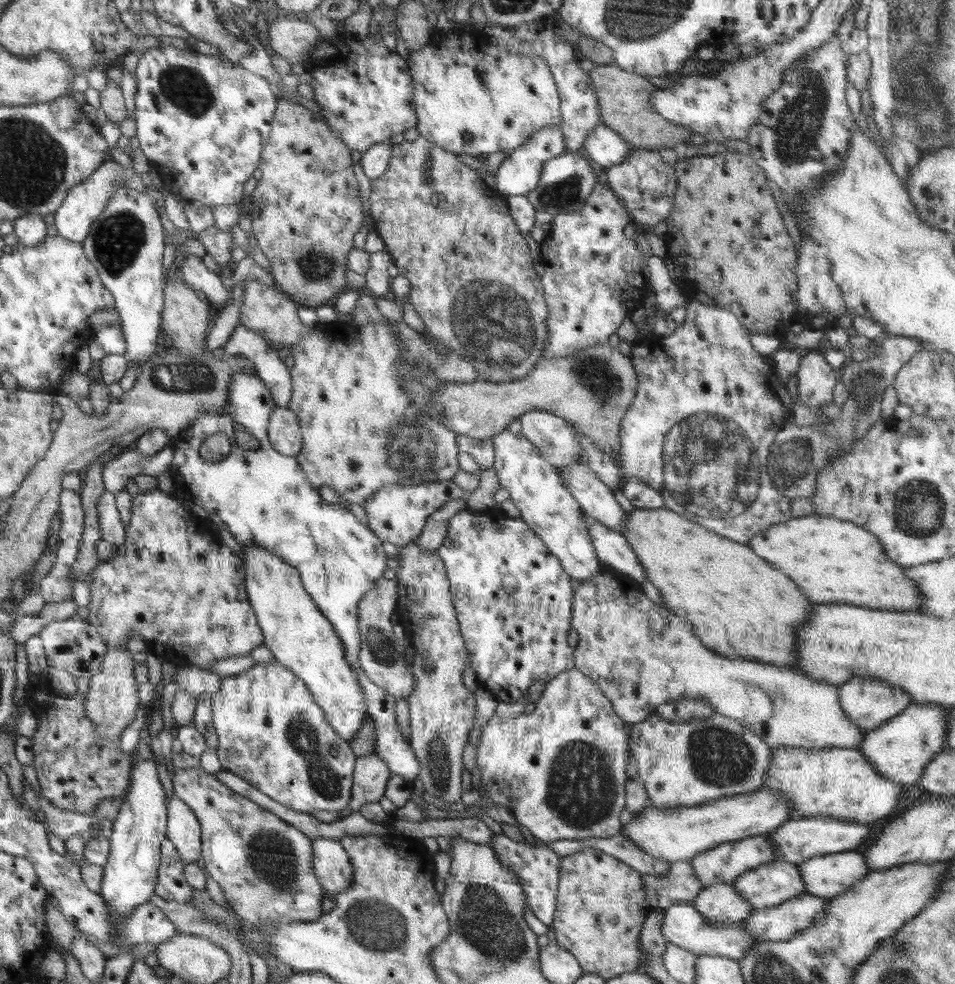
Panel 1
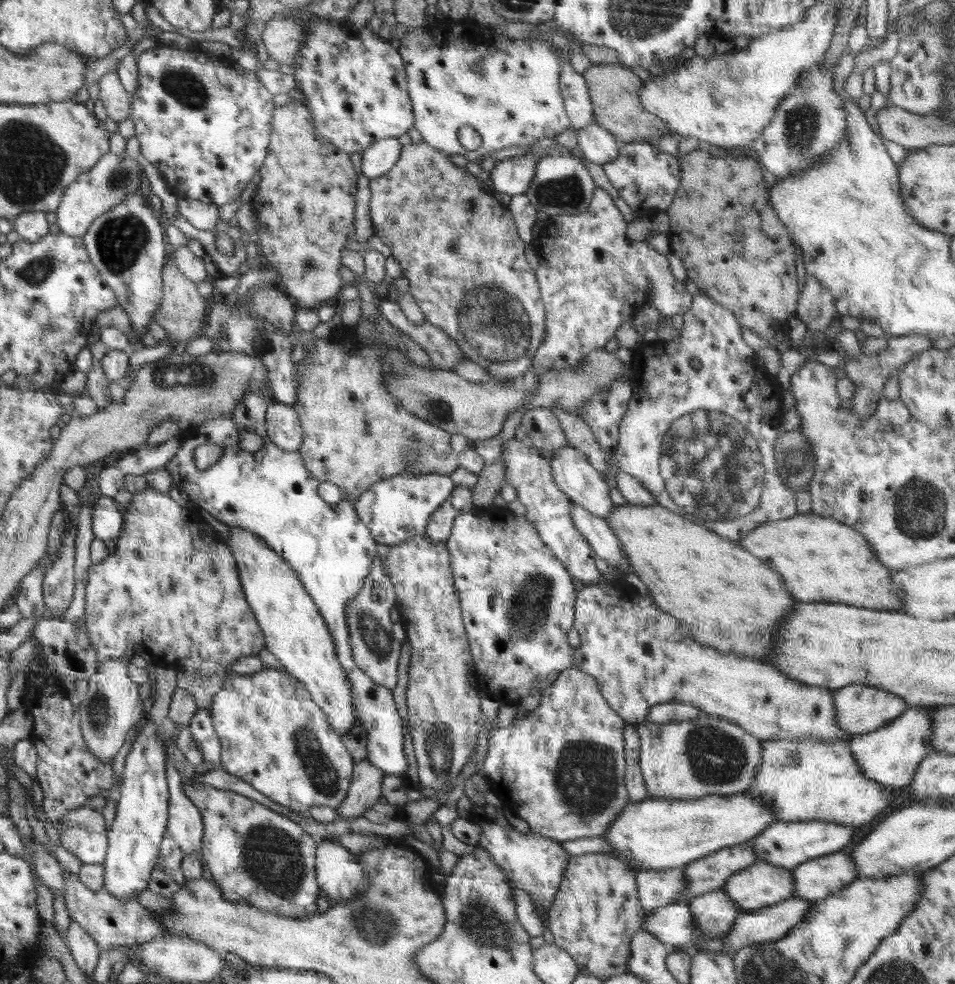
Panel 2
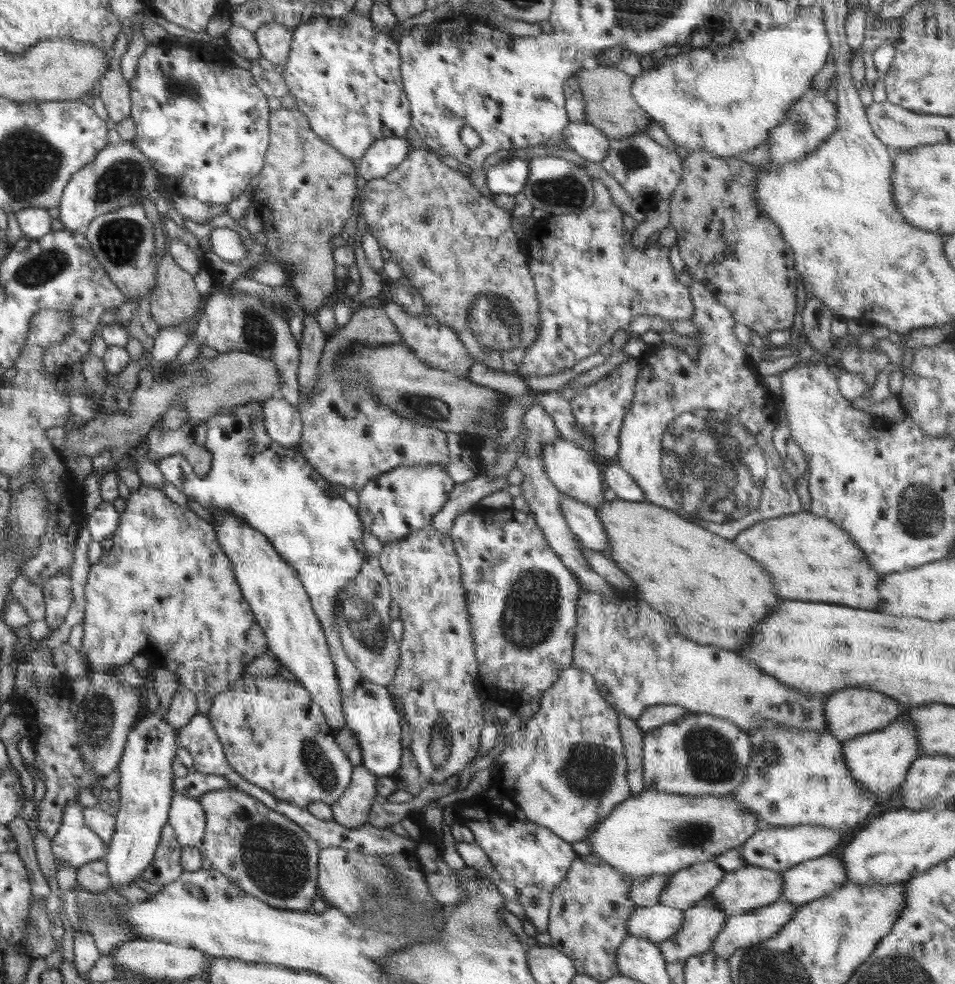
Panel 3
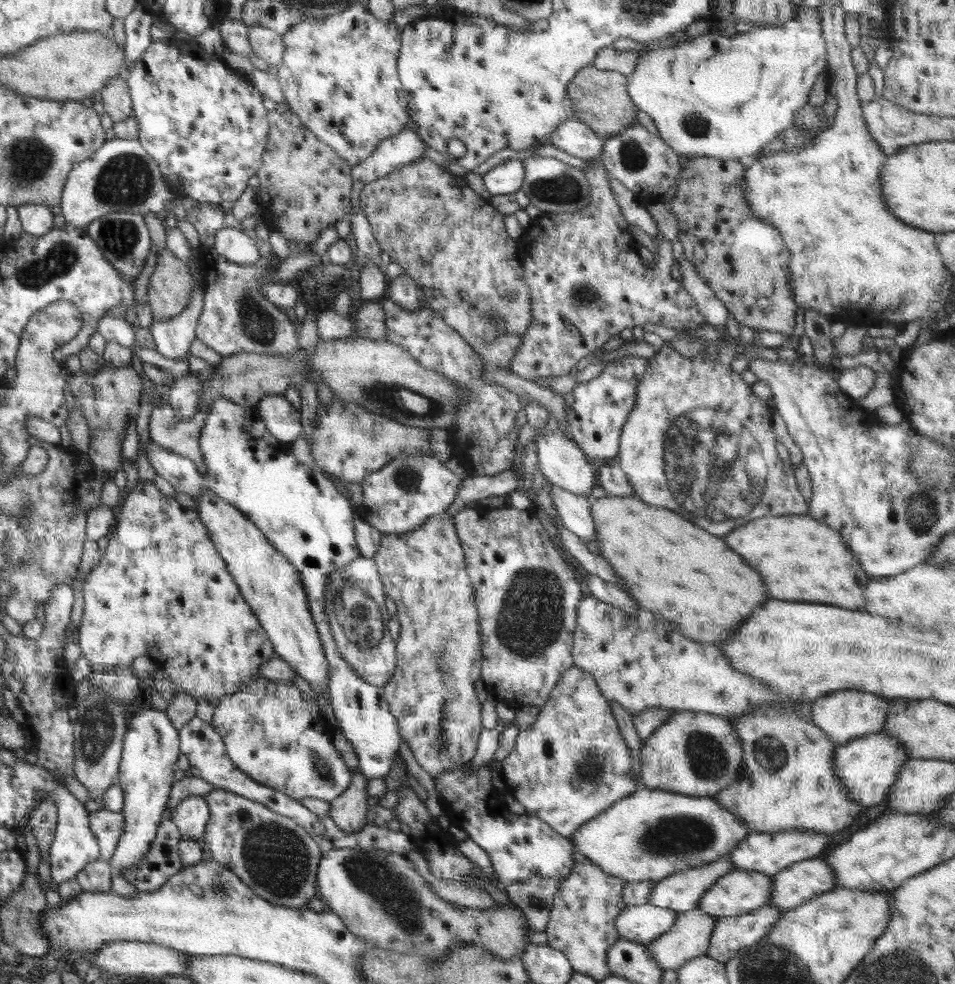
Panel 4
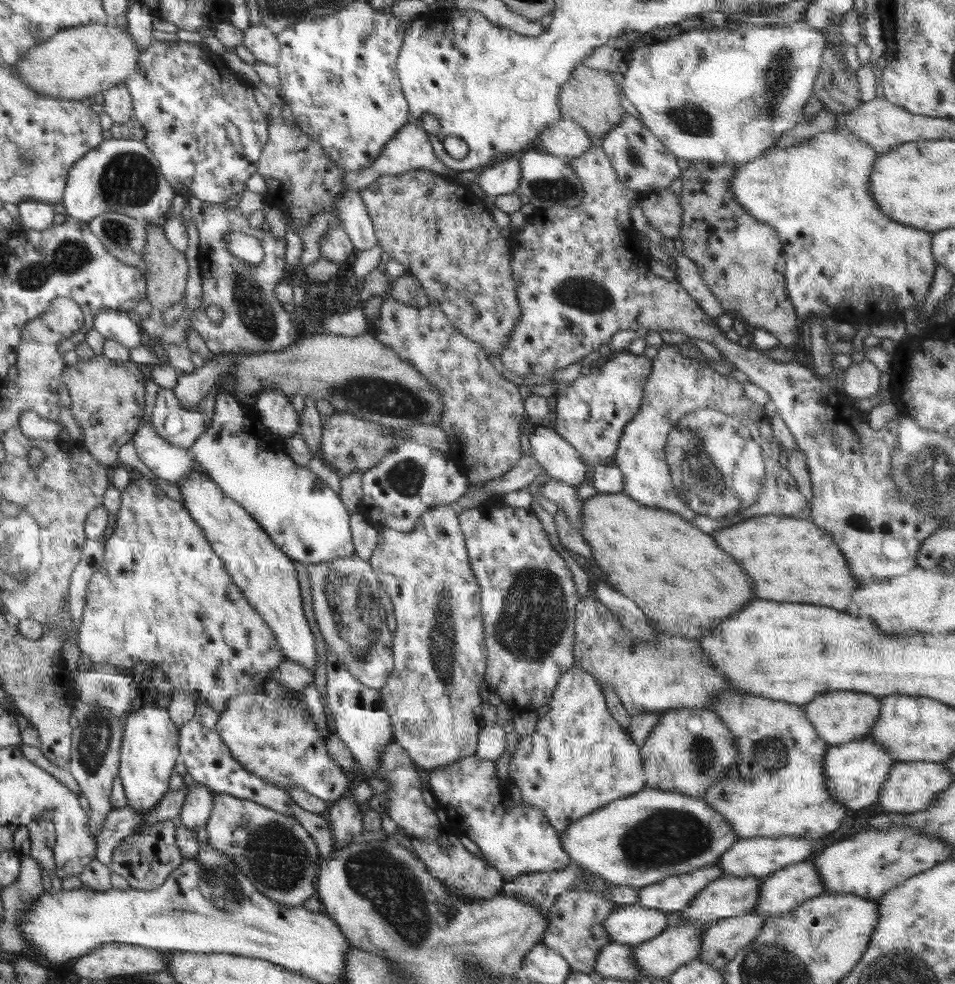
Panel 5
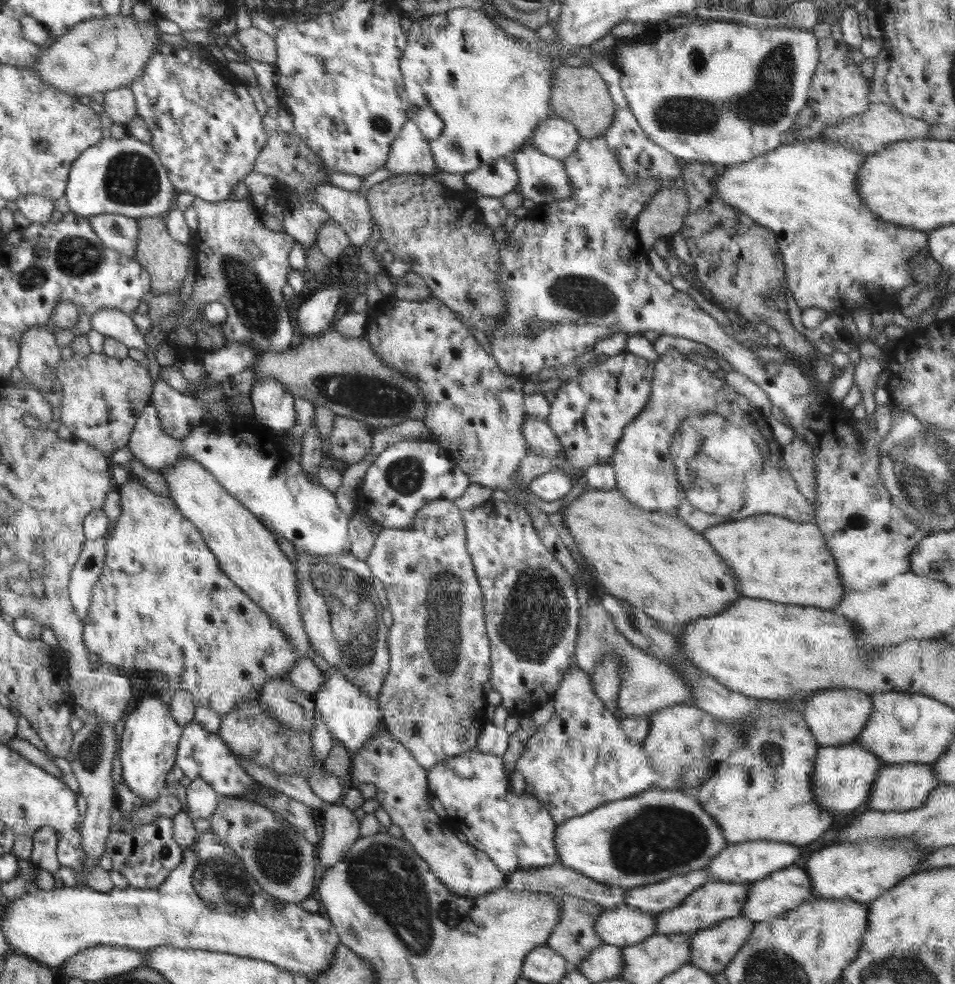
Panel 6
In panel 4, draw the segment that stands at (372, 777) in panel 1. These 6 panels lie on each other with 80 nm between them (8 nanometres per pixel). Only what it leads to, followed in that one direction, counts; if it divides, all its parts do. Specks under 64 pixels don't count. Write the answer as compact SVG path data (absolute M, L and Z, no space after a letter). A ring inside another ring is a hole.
M361 771L352 772L353 778L348 790L338 799L329 802L329 817L344 832L360 831L367 825L368 776Z

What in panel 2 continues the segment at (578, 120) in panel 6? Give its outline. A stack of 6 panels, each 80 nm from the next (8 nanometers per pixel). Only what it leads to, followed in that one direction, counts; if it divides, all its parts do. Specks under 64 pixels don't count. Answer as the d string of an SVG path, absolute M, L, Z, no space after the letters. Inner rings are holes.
M594 65L588 67L581 74L586 81L589 95L592 101L592 106L594 110L594 123L600 127L608 130L612 133L612 136L622 143L638 142L638 141L648 141L657 144L657 140L661 134L670 134L676 136L674 132L668 129L668 125L664 123L661 119L658 119L654 114L647 112L647 110L641 105L639 100L639 88L643 85L643 80L634 74L629 68L618 65Z

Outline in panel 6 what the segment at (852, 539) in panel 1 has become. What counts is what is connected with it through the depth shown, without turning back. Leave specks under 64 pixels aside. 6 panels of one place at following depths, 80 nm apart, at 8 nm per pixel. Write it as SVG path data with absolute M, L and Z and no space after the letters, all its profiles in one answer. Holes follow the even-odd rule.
M764 513L726 522L702 532L722 560L738 576L738 590L748 598L766 598L774 603L834 608L844 598L837 564L826 548L826 538L814 523L798 523Z

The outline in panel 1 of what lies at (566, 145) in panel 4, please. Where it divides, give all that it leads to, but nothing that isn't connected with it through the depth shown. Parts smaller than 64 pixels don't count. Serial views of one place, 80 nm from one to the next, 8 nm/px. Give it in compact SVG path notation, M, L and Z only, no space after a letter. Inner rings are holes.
M600 125L588 131L582 151L595 166L603 170L621 163L634 148L616 131Z

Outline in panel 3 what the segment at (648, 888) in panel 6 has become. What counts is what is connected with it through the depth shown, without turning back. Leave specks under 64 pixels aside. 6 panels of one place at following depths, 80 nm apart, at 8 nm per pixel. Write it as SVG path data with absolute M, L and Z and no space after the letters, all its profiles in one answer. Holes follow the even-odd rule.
M732 849L708 862L700 862L676 871L663 888L659 904L684 911L691 909L698 901L707 897L717 884L720 884L721 878L726 873L744 866L746 864L740 853Z

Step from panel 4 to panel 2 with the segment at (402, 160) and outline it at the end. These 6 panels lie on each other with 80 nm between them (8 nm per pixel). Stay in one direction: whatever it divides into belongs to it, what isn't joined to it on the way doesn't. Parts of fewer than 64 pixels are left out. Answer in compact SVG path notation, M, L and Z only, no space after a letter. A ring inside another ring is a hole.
M382 139L361 153L362 174L369 179L378 178L398 162L403 145L398 139Z

